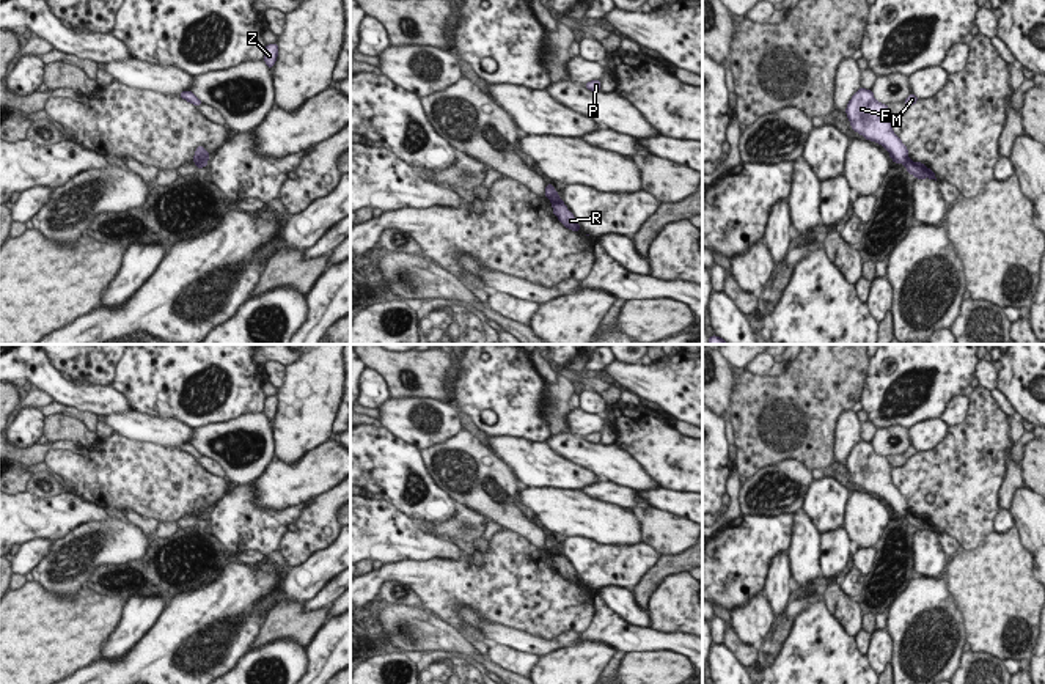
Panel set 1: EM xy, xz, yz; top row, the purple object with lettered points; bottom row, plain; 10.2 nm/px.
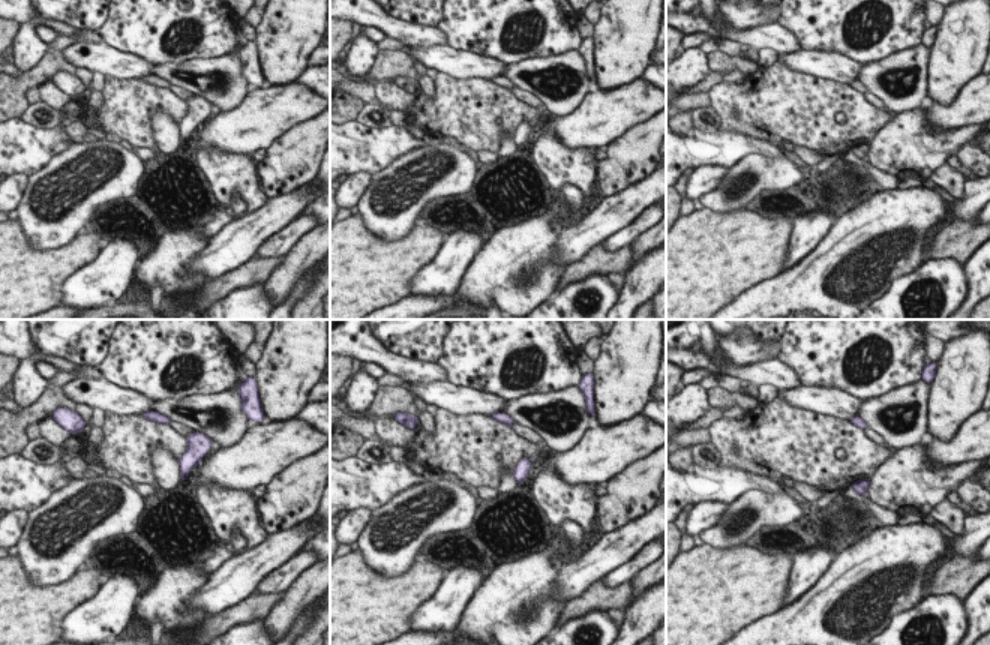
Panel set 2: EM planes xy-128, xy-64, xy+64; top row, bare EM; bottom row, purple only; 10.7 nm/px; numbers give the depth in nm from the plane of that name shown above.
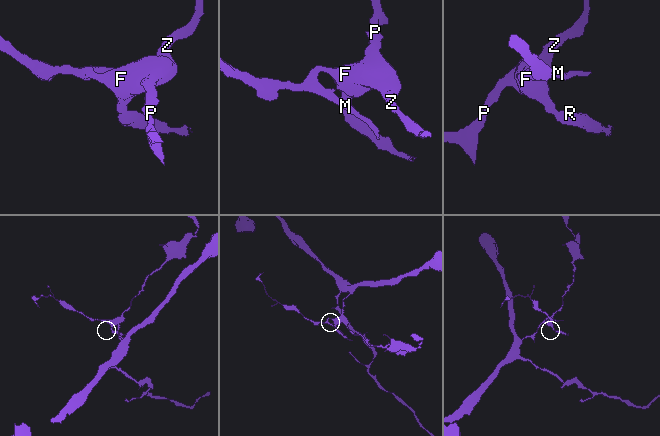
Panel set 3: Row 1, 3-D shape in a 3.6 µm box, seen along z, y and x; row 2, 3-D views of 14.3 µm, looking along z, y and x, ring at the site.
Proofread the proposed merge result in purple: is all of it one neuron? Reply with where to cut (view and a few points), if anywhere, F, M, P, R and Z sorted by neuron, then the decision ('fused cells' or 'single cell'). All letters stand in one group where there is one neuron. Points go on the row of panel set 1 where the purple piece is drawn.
yz (907, 158), (904, 164) | F M P Z / R | fused cells

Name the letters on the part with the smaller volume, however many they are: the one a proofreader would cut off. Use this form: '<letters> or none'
R

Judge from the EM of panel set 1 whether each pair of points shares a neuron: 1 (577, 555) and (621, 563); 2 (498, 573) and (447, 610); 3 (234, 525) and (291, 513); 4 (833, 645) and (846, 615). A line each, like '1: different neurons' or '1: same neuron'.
1: same neuron
2: same neuron
3: same neuron
4: different neurons

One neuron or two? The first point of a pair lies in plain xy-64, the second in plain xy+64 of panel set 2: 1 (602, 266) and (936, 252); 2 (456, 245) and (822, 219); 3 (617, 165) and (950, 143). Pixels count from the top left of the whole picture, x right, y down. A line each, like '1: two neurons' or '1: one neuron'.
1: one neuron
2: one neuron
3: two neurons

